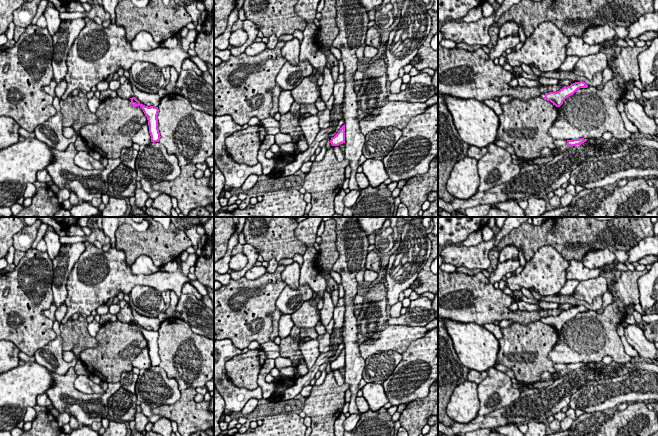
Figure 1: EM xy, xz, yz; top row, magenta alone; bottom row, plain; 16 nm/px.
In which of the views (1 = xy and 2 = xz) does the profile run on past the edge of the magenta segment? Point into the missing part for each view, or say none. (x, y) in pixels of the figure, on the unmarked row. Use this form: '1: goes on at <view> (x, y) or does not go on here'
1: does not go on here
2: does not go on here

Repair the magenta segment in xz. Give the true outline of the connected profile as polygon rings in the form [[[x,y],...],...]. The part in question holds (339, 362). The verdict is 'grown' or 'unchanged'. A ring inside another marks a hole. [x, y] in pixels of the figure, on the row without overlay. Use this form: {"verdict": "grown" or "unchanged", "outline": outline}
{"verdict": "unchanged", "outline": [[[345,348],[340,352],[338,357],[331,362],[330,367],[332,370],[339,370],[345,367]]]}

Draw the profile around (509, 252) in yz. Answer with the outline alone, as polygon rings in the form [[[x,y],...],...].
[[[508,245],[499,252],[498,262],[502,263],[515,258],[519,258],[518,249],[515,246]]]

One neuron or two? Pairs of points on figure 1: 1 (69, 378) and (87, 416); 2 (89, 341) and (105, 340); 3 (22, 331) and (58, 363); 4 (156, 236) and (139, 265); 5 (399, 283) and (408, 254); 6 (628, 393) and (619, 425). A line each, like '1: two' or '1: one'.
1: one
2: two
3: two
4: two
5: one
6: two

